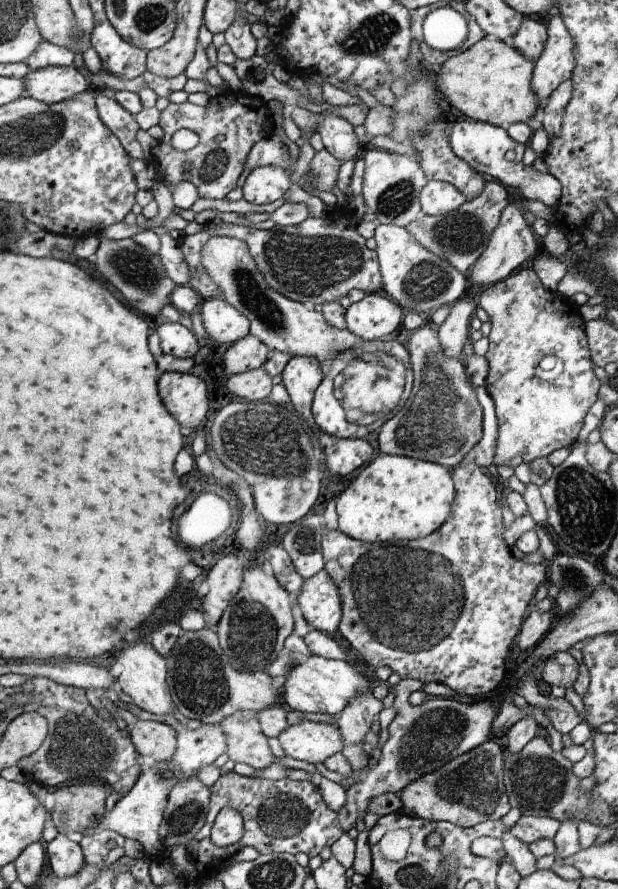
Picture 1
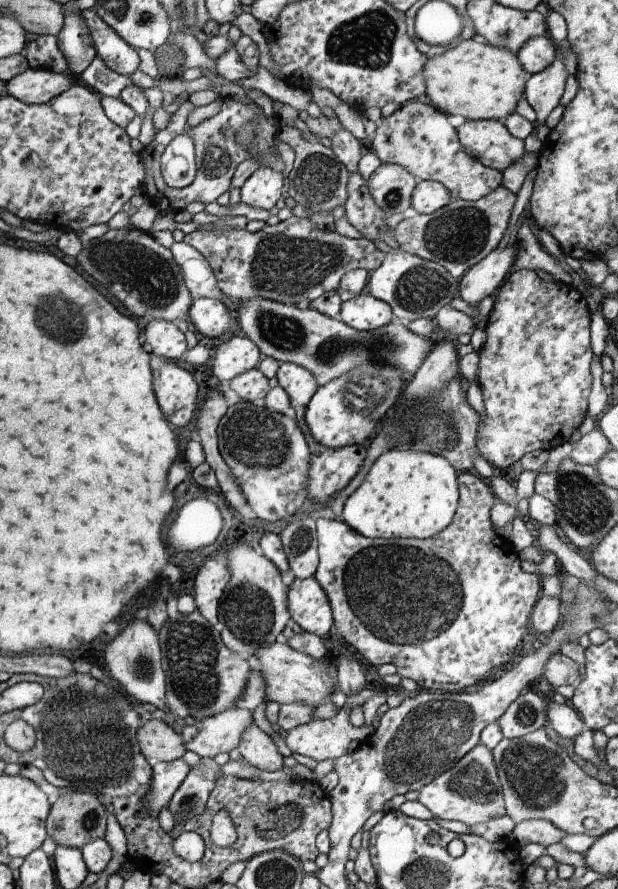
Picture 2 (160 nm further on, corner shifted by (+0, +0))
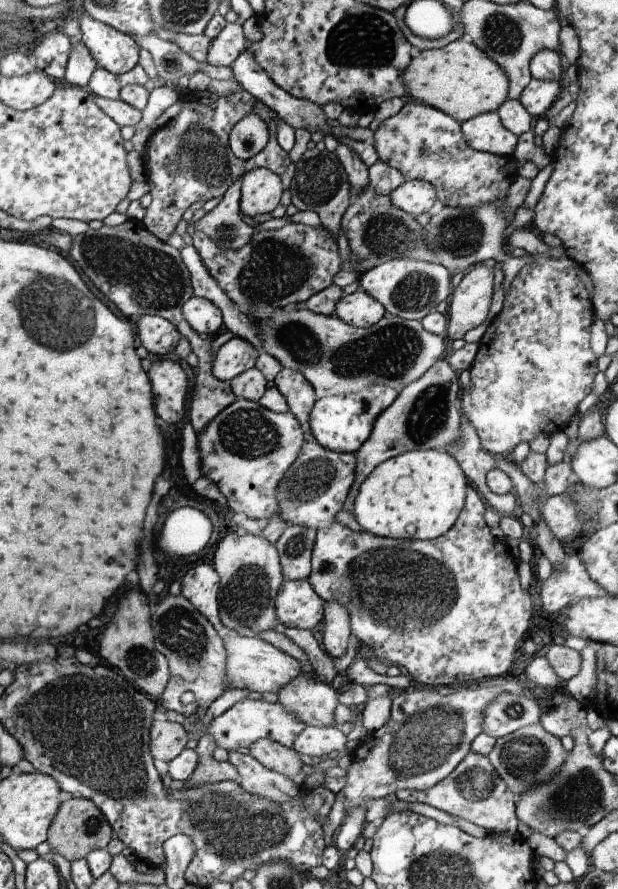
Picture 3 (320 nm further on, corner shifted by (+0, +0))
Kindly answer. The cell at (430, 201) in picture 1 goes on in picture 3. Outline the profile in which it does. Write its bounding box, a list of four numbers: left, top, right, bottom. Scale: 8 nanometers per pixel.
[390,179,438,217]

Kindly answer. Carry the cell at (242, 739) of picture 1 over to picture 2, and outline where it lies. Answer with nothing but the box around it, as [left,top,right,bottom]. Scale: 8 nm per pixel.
[237,722,282,772]

